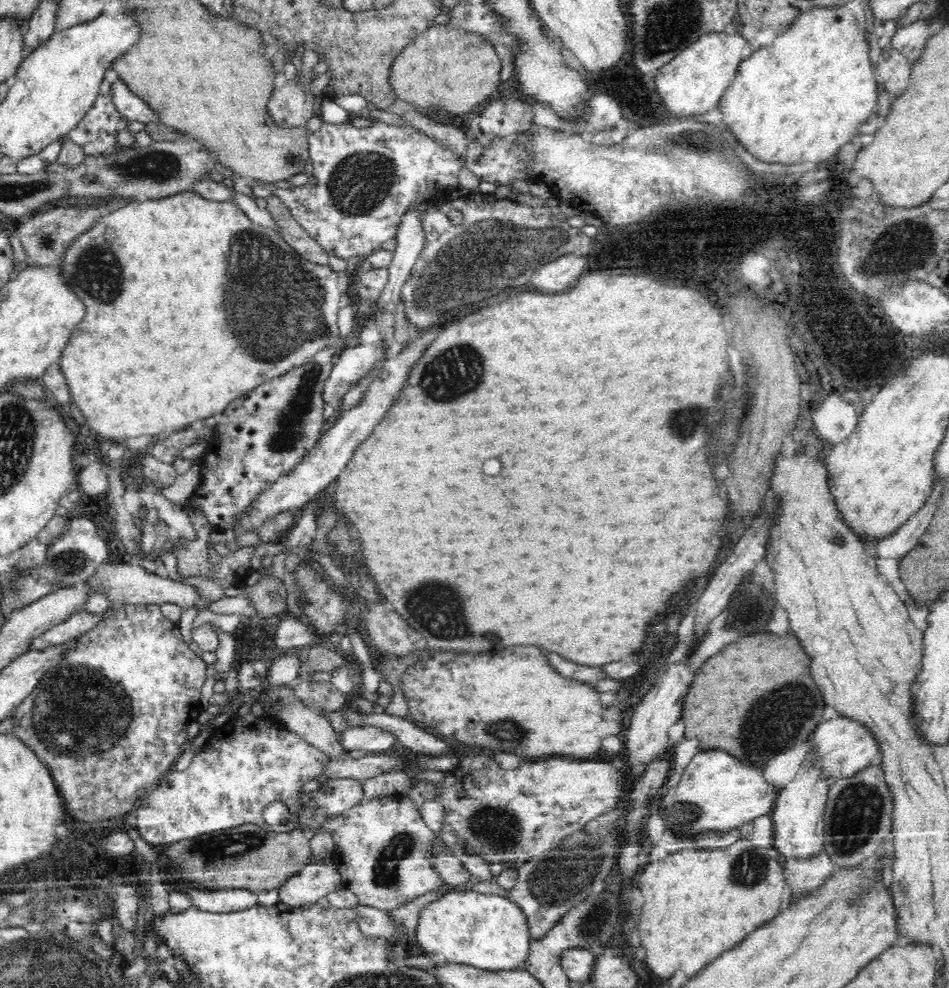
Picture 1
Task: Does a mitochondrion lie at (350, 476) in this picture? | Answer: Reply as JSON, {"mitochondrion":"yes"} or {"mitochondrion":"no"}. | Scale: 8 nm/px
{"mitochondrion":"no"}

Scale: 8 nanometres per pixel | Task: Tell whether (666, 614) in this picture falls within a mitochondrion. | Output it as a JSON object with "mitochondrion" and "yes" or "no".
{"mitochondrion":"no"}

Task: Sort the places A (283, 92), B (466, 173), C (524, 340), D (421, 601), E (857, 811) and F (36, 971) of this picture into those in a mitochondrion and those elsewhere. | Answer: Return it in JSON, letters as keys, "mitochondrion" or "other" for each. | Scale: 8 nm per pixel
{"A":"other","B":"other","C":"other","D":"mitochondrion","E":"mitochondrion","F":"mitochondrion"}

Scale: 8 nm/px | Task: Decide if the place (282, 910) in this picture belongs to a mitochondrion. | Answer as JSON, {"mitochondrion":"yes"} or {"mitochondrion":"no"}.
{"mitochondrion":"no"}

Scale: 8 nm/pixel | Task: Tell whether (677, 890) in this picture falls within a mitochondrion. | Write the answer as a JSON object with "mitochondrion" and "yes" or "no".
{"mitochondrion":"no"}

